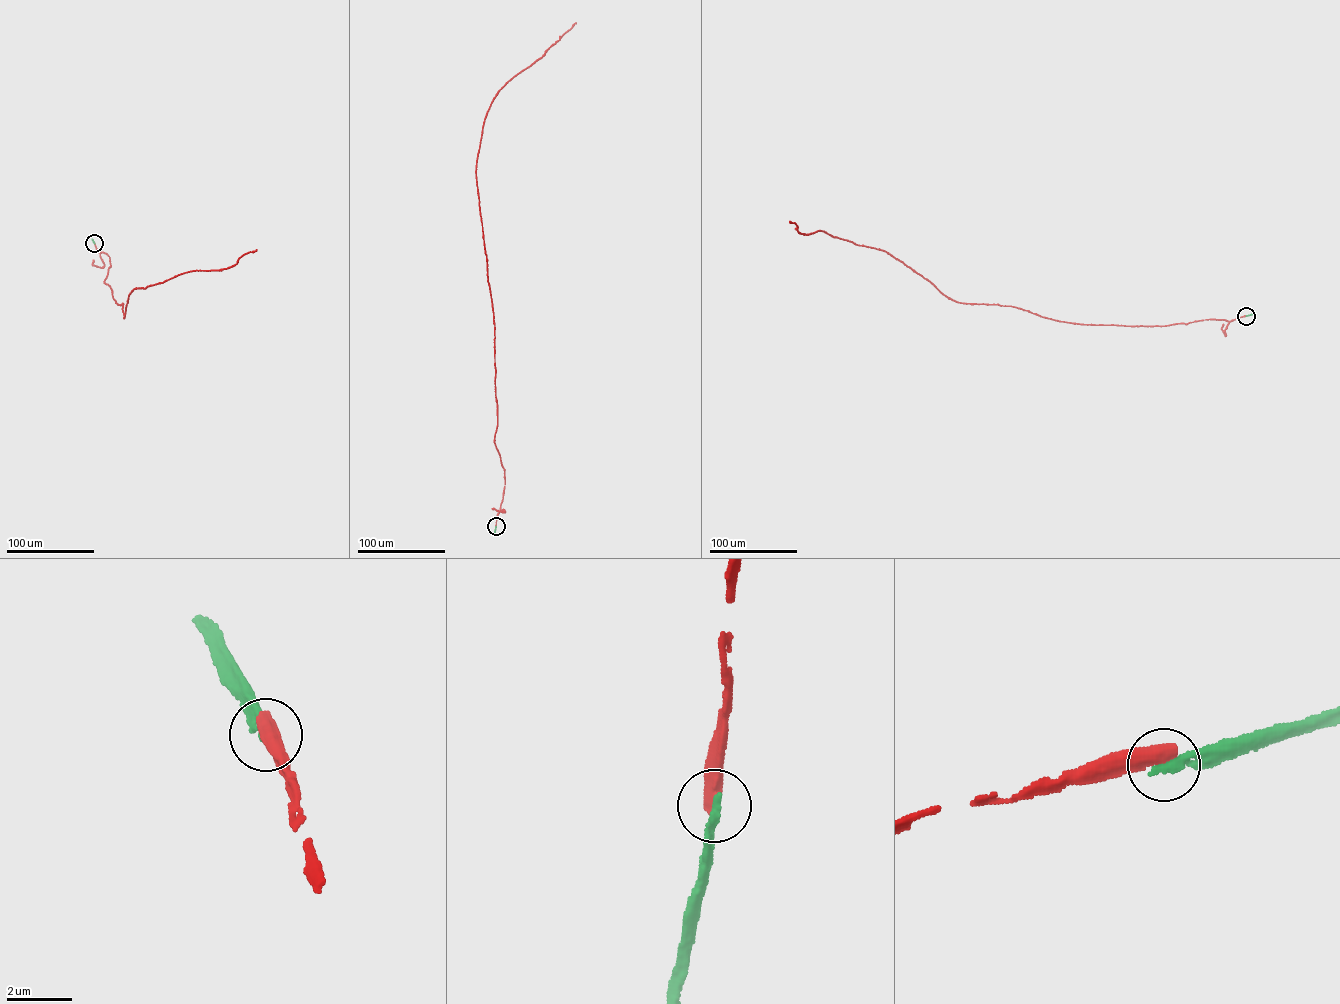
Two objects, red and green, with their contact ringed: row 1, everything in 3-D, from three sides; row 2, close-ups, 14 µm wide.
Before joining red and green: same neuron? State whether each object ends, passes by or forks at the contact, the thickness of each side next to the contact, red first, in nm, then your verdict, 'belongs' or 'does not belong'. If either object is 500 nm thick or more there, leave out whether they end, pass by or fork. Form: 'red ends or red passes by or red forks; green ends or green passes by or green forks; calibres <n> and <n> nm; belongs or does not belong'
calibres 550 and 280 nm; does not belong

